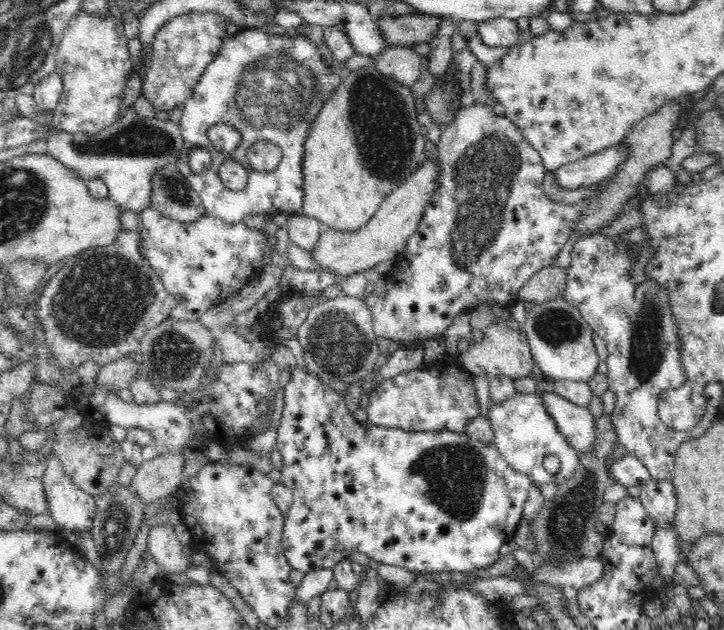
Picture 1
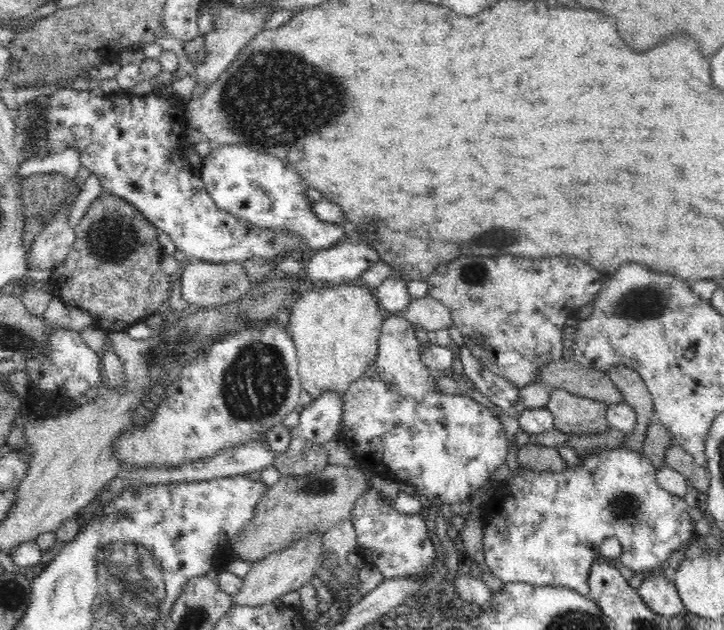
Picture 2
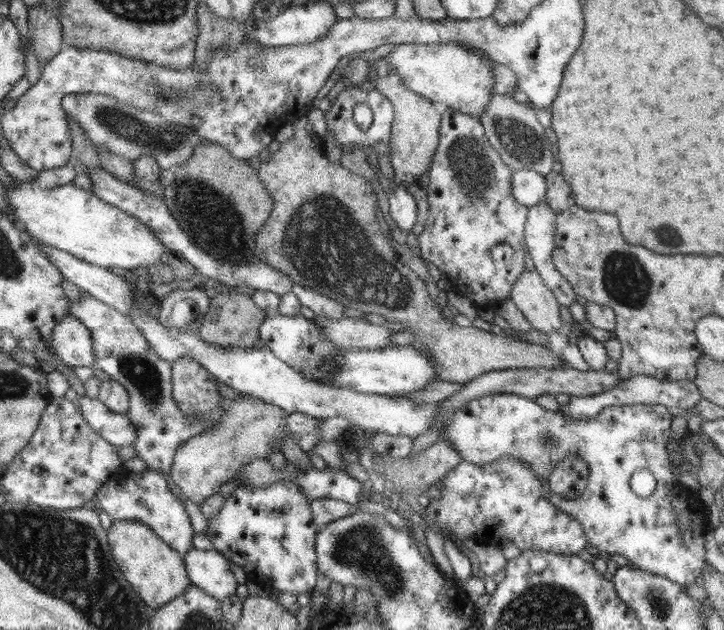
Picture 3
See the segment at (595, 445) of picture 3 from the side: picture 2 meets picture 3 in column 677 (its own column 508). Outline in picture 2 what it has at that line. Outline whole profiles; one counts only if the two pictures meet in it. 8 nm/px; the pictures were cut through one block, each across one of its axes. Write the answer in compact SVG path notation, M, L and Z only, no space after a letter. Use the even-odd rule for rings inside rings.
M600 450L600 452L590 452L586 456L582 456L580 464L576 467L568 467L566 472L539 472L538 470L519 470L518 474L501 481L495 488L495 493L491 499L484 505L482 511L483 524L483 553L486 559L488 569L504 581L505 584L516 581L528 582L532 585L552 585L555 587L566 587L576 591L586 597L589 596L590 585L587 584L588 576L595 561L602 557L600 546L602 542L611 536L616 536L620 541L622 554L618 562L622 566L627 566L630 570L636 573L654 570L656 568L664 567L667 560L674 552L674 550L684 549L690 540L696 535L695 527L692 525L690 516L688 515L688 505L685 498L672 495L670 492L664 490L657 482L657 469L651 464L651 461L643 455L642 450Z

